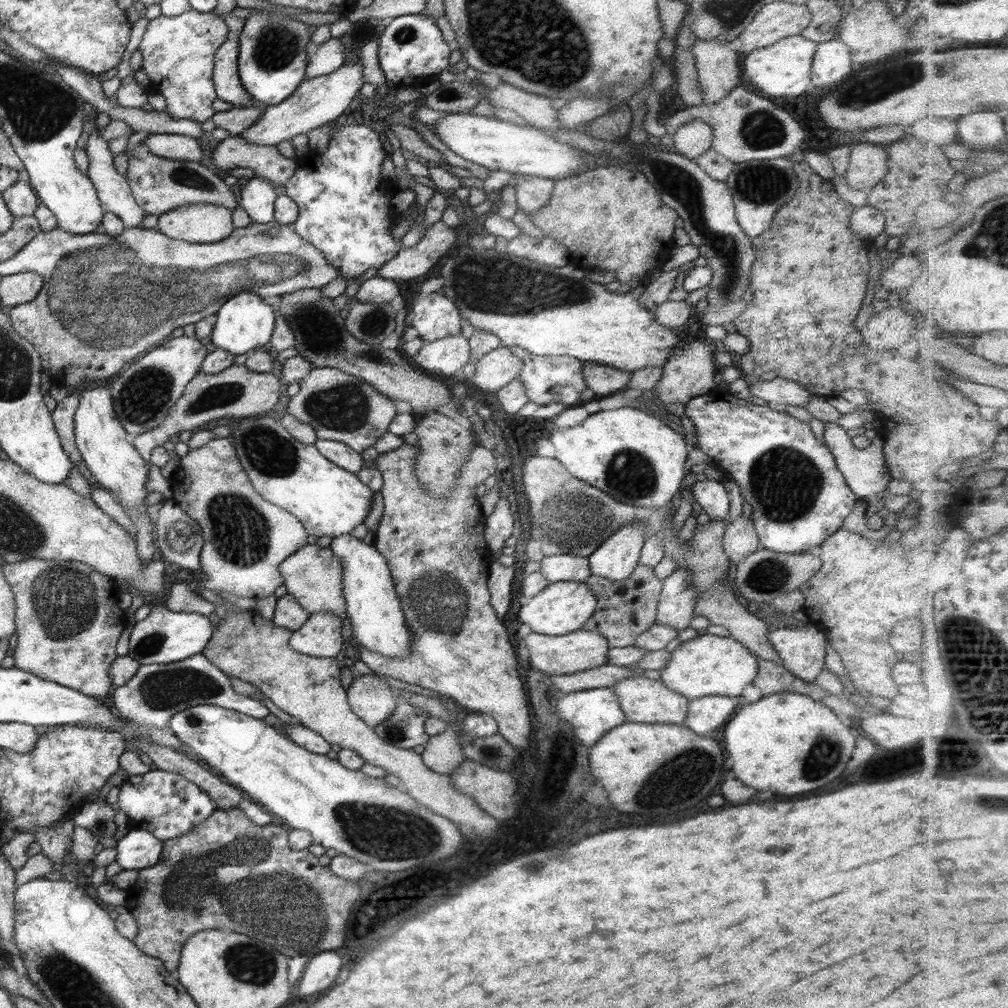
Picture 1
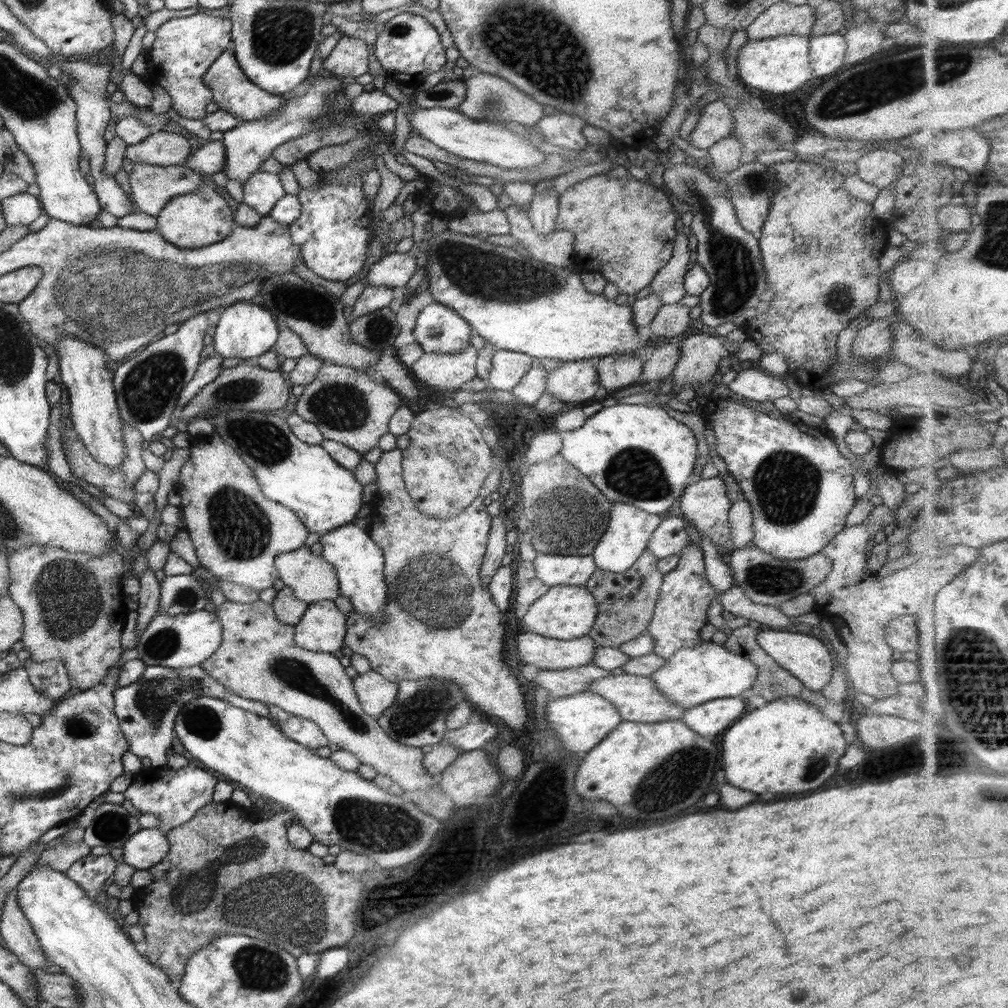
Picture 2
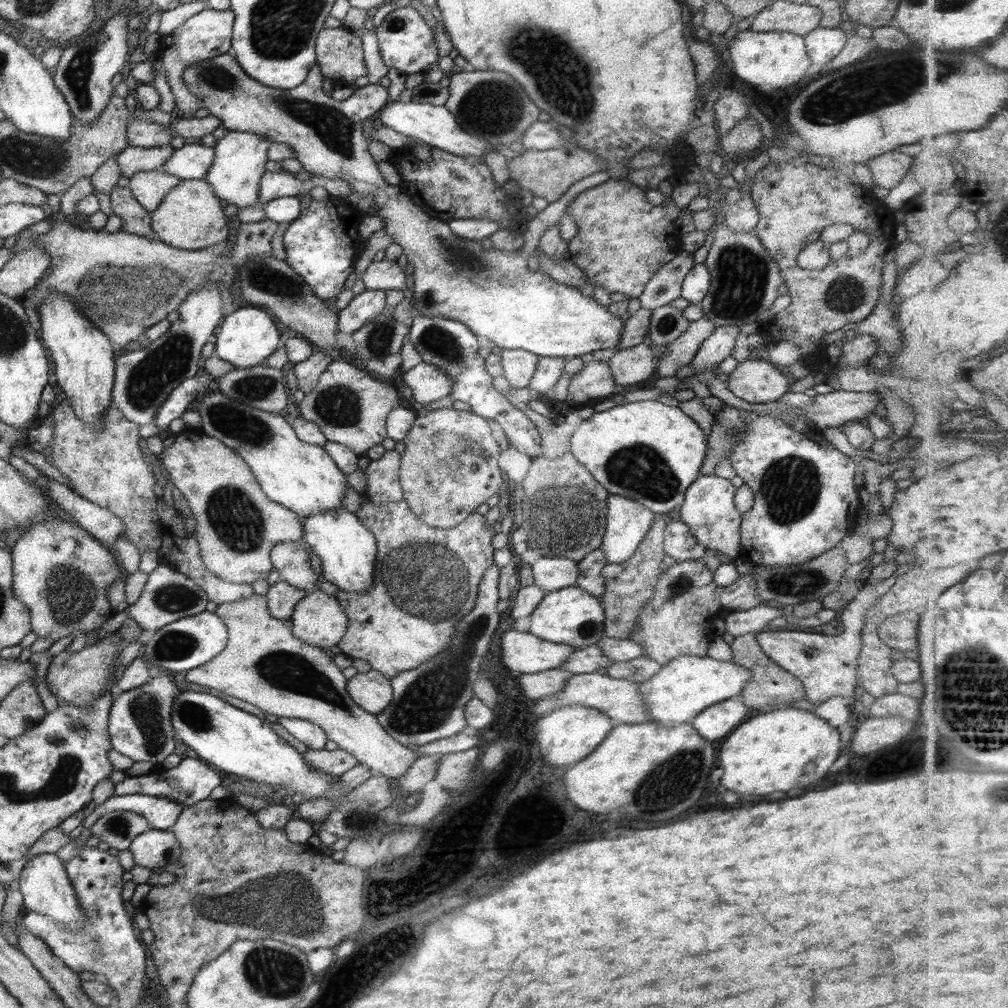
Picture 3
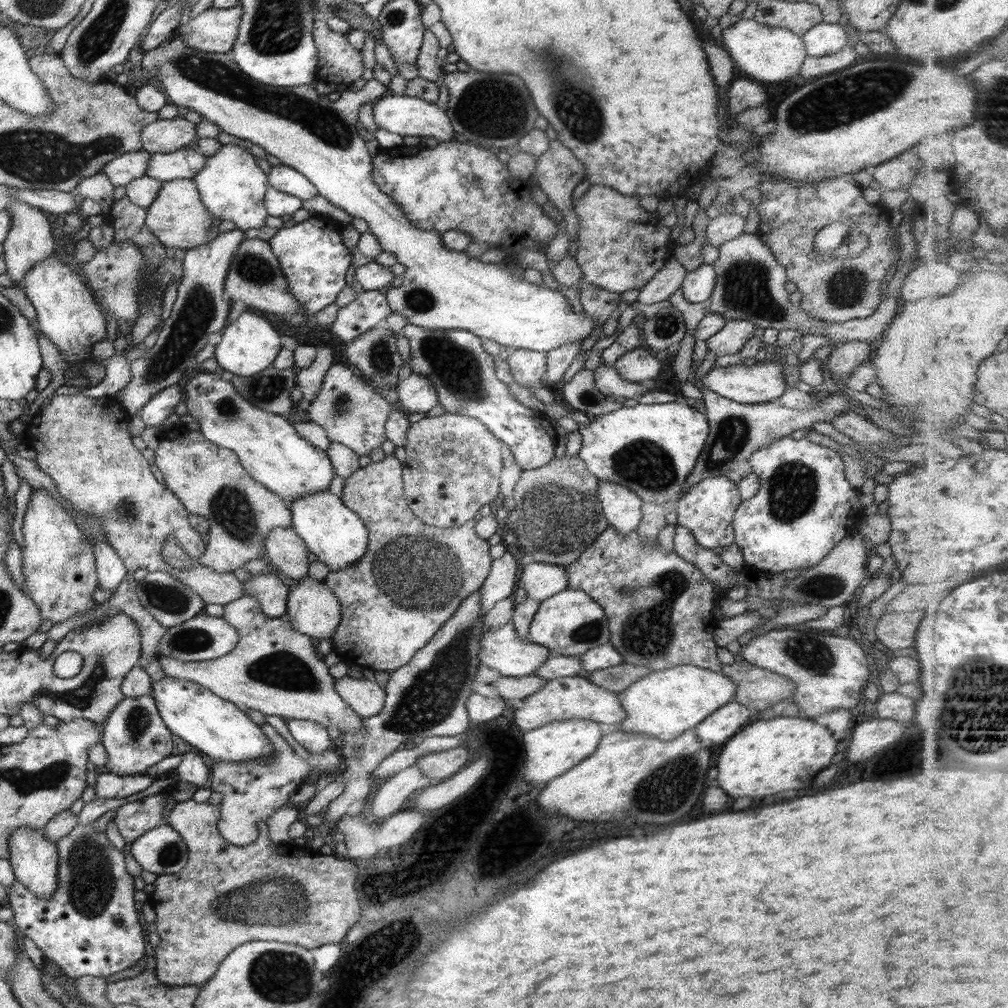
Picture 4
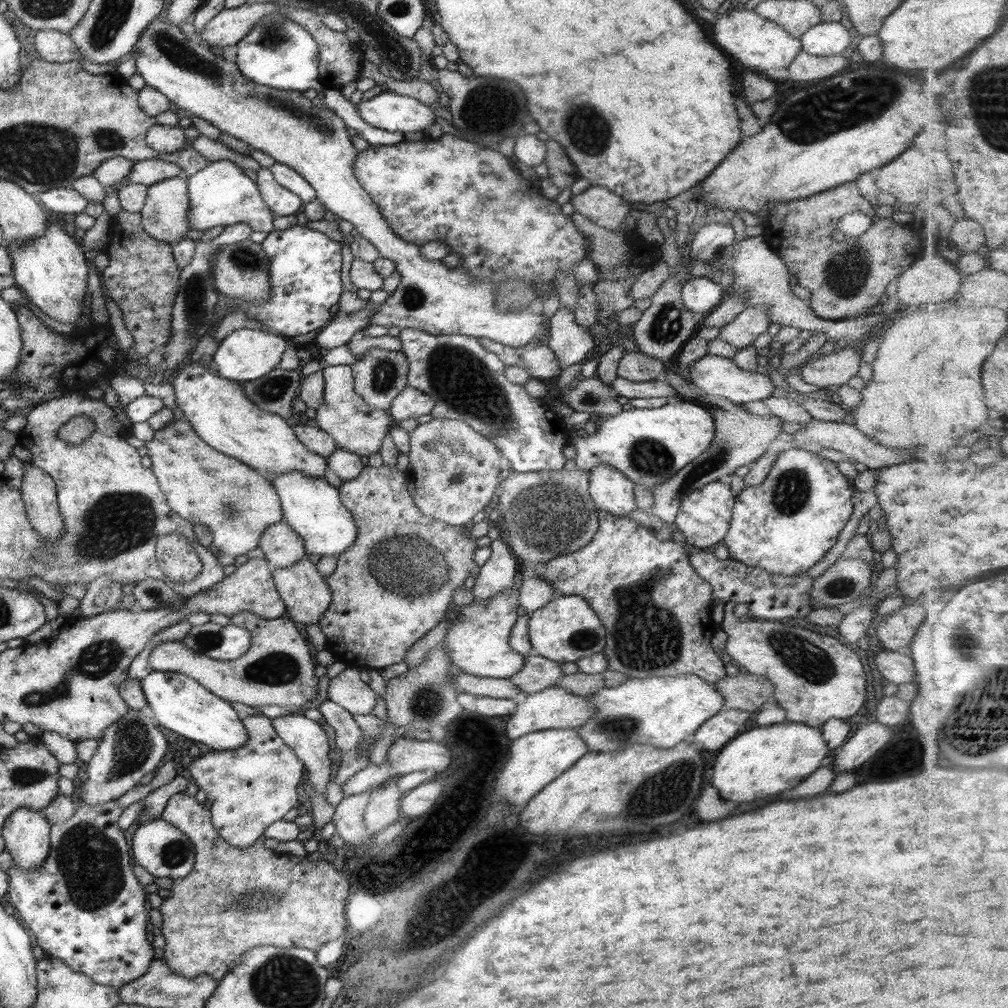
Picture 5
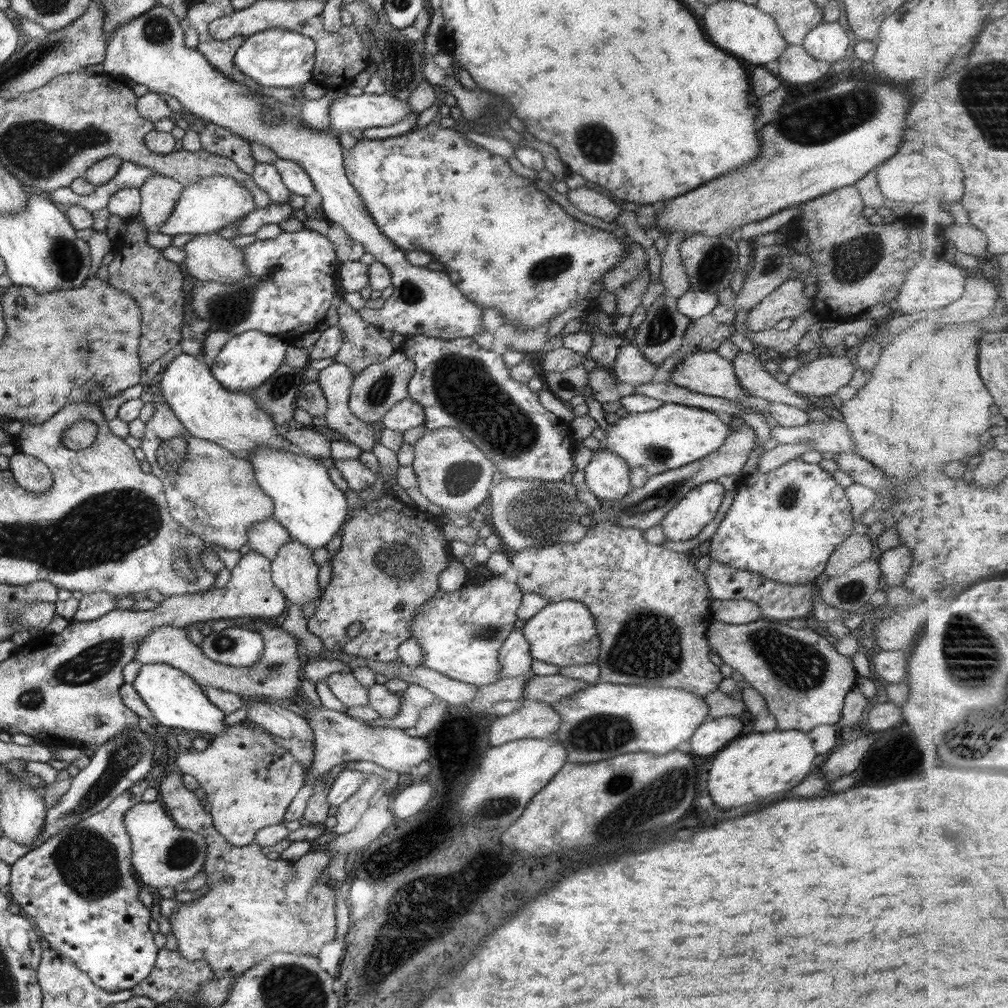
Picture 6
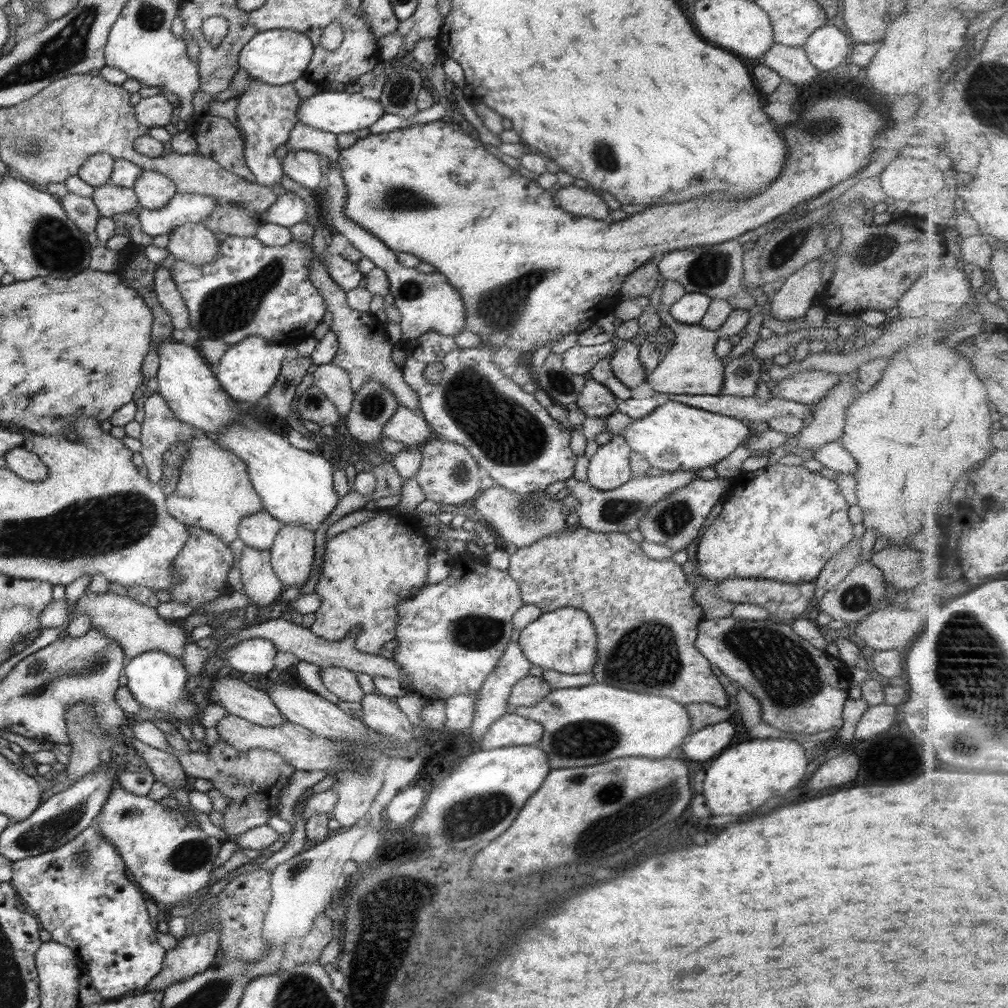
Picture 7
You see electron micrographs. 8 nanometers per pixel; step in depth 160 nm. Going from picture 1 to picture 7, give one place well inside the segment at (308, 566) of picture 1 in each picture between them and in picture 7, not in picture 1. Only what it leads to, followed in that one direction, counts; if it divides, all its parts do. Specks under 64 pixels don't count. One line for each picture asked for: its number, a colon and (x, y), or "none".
2: (310, 578)
3: (289, 559)
4: (287, 552)
5: (281, 546)
6: (264, 537)
7: (257, 530)

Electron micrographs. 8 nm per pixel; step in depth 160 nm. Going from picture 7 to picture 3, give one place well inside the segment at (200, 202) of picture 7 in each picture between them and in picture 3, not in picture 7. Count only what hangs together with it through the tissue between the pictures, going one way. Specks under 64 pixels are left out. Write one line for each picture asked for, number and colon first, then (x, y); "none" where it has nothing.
3: (238, 164)
4: (230, 185)
5: (220, 194)
6: (203, 207)

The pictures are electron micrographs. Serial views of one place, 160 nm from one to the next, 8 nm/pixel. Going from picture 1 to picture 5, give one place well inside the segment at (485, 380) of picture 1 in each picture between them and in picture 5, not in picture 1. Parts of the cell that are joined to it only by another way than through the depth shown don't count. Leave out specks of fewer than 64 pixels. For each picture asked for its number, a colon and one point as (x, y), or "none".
2: (507, 368)
3: (518, 366)
4: (527, 368)
5: (540, 363)

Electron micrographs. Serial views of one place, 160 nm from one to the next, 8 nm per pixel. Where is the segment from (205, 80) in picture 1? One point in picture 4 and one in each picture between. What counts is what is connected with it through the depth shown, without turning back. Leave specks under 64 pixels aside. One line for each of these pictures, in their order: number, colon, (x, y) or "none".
2: (184, 47)
3: (206, 34)
4: (214, 30)

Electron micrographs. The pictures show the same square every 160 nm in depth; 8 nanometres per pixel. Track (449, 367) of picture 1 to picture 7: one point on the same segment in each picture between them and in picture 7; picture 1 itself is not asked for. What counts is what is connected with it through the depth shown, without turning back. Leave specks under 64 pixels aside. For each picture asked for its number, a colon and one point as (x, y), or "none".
2: (438, 371)
3: (427, 384)
4: (414, 394)
5: (409, 403)
6: (405, 414)
7: (407, 427)

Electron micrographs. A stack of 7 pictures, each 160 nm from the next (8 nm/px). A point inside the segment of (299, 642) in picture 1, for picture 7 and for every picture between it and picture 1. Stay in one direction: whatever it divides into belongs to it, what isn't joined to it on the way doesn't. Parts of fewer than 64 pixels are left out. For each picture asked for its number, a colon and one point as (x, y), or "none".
2: (321, 628)
3: (317, 619)
4: (312, 610)
5: (305, 595)
6: (293, 573)
7: (291, 553)

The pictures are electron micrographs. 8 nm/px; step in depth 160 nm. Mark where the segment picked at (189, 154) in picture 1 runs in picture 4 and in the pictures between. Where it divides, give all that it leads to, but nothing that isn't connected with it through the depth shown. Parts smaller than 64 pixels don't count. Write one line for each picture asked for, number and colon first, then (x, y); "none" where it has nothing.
2: (161, 148)
3: (130, 160)
4: (131, 165)

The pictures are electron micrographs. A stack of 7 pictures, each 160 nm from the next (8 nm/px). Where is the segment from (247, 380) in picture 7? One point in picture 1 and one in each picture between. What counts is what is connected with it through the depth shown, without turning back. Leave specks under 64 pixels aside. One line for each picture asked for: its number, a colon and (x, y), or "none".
1: (244, 322)
2: (245, 330)
3: (244, 339)
4: (248, 345)
5: (248, 354)
6: (247, 360)

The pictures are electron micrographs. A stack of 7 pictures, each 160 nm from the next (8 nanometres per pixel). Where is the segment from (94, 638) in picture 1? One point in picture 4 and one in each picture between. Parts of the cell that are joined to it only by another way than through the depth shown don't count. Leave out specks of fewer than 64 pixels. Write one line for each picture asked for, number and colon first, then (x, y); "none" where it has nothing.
2: (72, 606)
3: (61, 574)
4: (58, 567)

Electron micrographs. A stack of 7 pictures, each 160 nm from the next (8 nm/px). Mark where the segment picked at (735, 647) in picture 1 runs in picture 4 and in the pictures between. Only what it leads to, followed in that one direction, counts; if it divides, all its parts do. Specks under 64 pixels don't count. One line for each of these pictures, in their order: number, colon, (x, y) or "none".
2: (690, 676)
3: (681, 689)
4: (663, 704)

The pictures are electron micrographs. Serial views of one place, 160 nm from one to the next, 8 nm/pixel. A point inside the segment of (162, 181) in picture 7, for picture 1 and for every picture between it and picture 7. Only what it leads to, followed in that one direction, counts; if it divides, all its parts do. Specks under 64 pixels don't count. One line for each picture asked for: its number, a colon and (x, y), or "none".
1: (202, 223)
2: (195, 219)
3: (189, 217)
4: (177, 218)
5: (163, 217)
6: (158, 194)

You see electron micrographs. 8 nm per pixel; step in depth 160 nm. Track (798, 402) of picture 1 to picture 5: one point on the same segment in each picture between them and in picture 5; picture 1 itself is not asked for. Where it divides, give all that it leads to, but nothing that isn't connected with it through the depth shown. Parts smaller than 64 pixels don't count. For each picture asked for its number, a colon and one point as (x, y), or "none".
2: (757, 386)
3: (756, 381)
4: (763, 381)
5: (710, 374)

